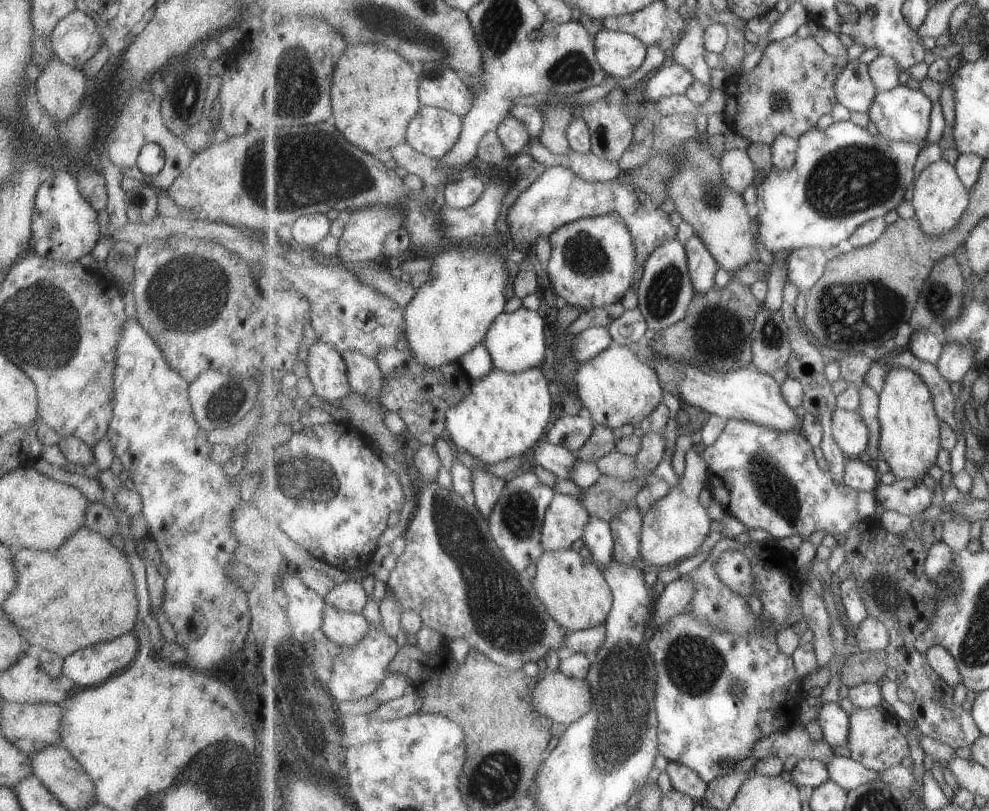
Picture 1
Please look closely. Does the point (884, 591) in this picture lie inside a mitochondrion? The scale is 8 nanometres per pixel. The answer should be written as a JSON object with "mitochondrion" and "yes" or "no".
{"mitochondrion":"yes"}

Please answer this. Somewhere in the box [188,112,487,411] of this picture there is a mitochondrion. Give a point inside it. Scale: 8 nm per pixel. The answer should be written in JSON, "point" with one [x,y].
{"point":[287,182]}

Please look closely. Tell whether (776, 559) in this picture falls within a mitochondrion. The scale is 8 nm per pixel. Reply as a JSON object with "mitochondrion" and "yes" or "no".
{"mitochondrion":"no"}

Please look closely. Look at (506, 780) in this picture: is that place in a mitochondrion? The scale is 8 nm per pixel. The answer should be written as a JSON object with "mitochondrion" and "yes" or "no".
{"mitochondrion":"yes"}

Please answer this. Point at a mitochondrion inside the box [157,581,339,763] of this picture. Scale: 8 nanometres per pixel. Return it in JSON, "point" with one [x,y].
{"point":[292,737]}

